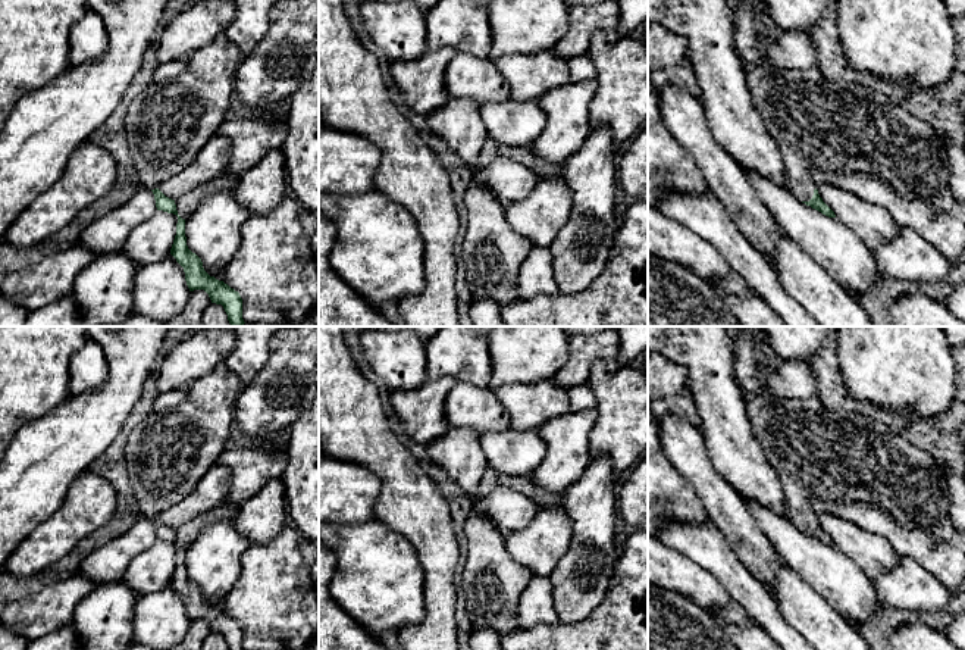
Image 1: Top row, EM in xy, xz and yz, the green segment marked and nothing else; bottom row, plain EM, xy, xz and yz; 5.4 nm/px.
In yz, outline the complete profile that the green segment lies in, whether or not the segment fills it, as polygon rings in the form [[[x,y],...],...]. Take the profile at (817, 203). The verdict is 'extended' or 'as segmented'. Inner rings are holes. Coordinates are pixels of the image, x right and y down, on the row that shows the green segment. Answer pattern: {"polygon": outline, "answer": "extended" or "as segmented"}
{"polygon": [[[739,0],[733,10],[734,47],[743,68],[751,101],[767,131],[778,144],[789,174],[790,191],[806,206],[828,218],[834,212],[818,194],[821,184],[831,184],[853,193],[864,201],[889,212],[896,226],[915,231],[933,244],[949,262],[965,262],[965,206],[953,199],[946,181],[946,144],[939,140],[930,124],[914,116],[903,101],[892,101],[880,91],[864,84],[842,82],[787,82],[768,56],[768,41],[761,32],[762,7],[758,0]]], "answer": "extended"}

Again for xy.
{"polygon": [[[223,31],[209,46],[198,49],[185,60],[187,69],[175,81],[163,84],[151,82],[132,100],[125,118],[128,147],[140,185],[153,191],[157,210],[178,216],[176,235],[170,254],[184,268],[189,291],[204,290],[212,303],[223,306],[231,325],[245,324],[239,293],[204,271],[201,259],[187,246],[185,219],[178,215],[175,200],[166,197],[159,187],[182,172],[214,137],[226,119],[235,97],[236,69],[242,59],[241,50],[228,40]]], "answer": "extended"}

